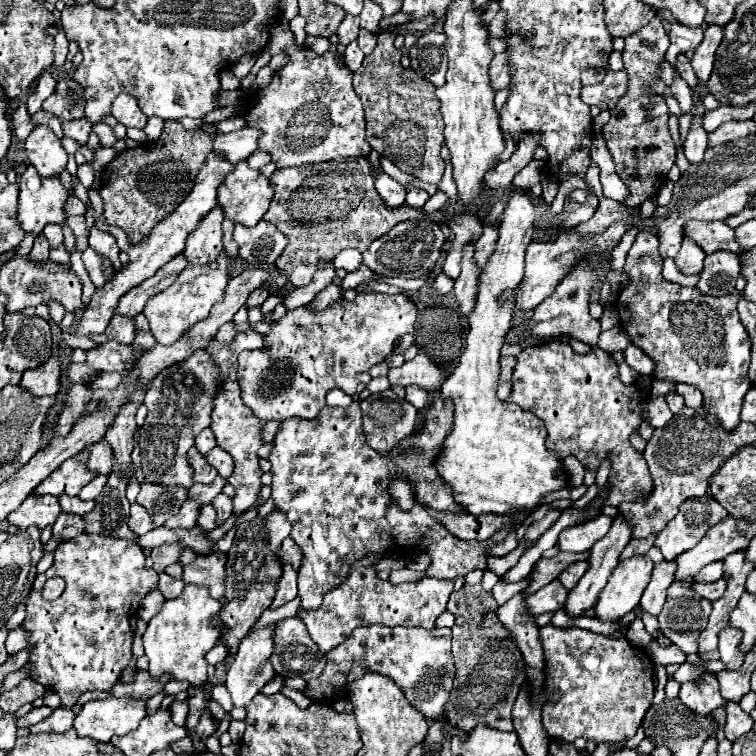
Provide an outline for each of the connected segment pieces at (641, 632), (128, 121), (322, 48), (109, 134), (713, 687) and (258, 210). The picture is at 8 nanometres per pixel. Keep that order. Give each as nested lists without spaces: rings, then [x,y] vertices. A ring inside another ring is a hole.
[[[640,616],[630,625],[630,629],[626,632],[626,638],[632,646],[644,649],[652,640],[652,636],[645,630]]]
[[[118,94],[116,100],[112,102],[112,116],[124,124],[124,126],[136,126],[136,128],[144,128],[146,126],[146,116],[140,110],[136,98],[128,96],[128,94]]]
[[[308,36],[306,38],[306,46],[321,55],[330,50],[330,40],[328,38],[312,38],[312,36]]]
[[[96,122],[96,124],[92,124],[92,132],[98,134],[102,146],[114,146],[116,134],[114,134],[114,128],[112,126],[108,126],[104,122]]]
[[[704,672],[700,678],[692,682],[684,682],[680,686],[680,696],[684,706],[688,706],[692,712],[700,716],[712,714],[718,706],[726,706],[726,700],[720,696],[718,680],[712,672]]]
[[[246,160],[234,164],[234,170],[224,178],[216,190],[218,206],[234,224],[256,226],[268,210],[272,188],[266,176],[248,168]]]

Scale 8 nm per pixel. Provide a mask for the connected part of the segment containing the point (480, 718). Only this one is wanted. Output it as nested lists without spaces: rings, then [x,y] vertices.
[[[480,584],[462,586],[460,590],[452,592],[448,610],[456,616],[456,624],[452,626],[456,682],[454,694],[448,700],[446,718],[464,726],[466,730],[476,728],[478,724],[486,724],[498,730],[512,730],[510,710],[524,684],[524,660],[496,618],[496,600],[490,592],[484,592]]]

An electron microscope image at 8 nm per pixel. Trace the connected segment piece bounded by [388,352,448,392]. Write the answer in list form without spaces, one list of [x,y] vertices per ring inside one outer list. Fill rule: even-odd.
[[[419,352],[414,360],[404,362],[400,368],[390,368],[388,372],[390,386],[406,388],[410,384],[416,384],[428,392],[438,390],[444,378],[448,378],[448,372],[442,366],[434,364],[423,352]]]

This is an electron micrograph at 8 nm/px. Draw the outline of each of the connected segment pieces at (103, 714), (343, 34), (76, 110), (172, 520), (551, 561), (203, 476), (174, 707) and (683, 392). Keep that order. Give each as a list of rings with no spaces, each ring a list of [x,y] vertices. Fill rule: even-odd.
[[[92,700],[86,702],[74,720],[74,730],[78,736],[108,742],[112,736],[124,736],[140,724],[146,716],[146,702],[136,700]]]
[[[346,14],[344,20],[342,20],[342,26],[338,28],[338,38],[340,38],[340,44],[348,46],[352,40],[358,38],[358,28],[360,28],[360,18],[358,16],[352,16],[352,14]]]
[[[72,78],[58,80],[56,92],[50,98],[46,98],[42,104],[42,110],[58,116],[62,122],[84,118],[84,98],[78,96],[74,90],[70,90],[68,82],[74,82],[74,80]]]
[[[186,500],[184,506],[178,510],[176,516],[170,516],[164,526],[170,528],[170,530],[176,530],[176,528],[184,528],[184,530],[192,530],[196,526],[196,510],[200,508],[198,502],[194,500]]]
[[[560,552],[556,554],[554,558],[540,558],[534,566],[532,566],[532,572],[528,576],[528,586],[522,590],[524,596],[528,594],[534,594],[536,590],[540,590],[542,586],[546,586],[548,582],[556,580],[560,570],[564,570],[570,562],[576,562],[576,560],[586,560],[588,558],[588,552],[582,552],[582,554],[572,554],[572,552]]]
[[[196,448],[188,450],[188,460],[194,466],[194,482],[202,482],[202,484],[212,484],[214,482],[214,478],[218,476],[216,468],[212,468]]]
[[[187,701],[172,702],[170,704],[170,714],[172,714],[172,720],[176,724],[182,724],[186,720],[186,714],[188,714],[188,703]]]
[[[676,384],[676,392],[678,392],[680,396],[684,396],[684,402],[686,402],[688,408],[694,408],[694,410],[702,408],[702,394],[700,394],[700,390],[698,390],[696,386]]]

